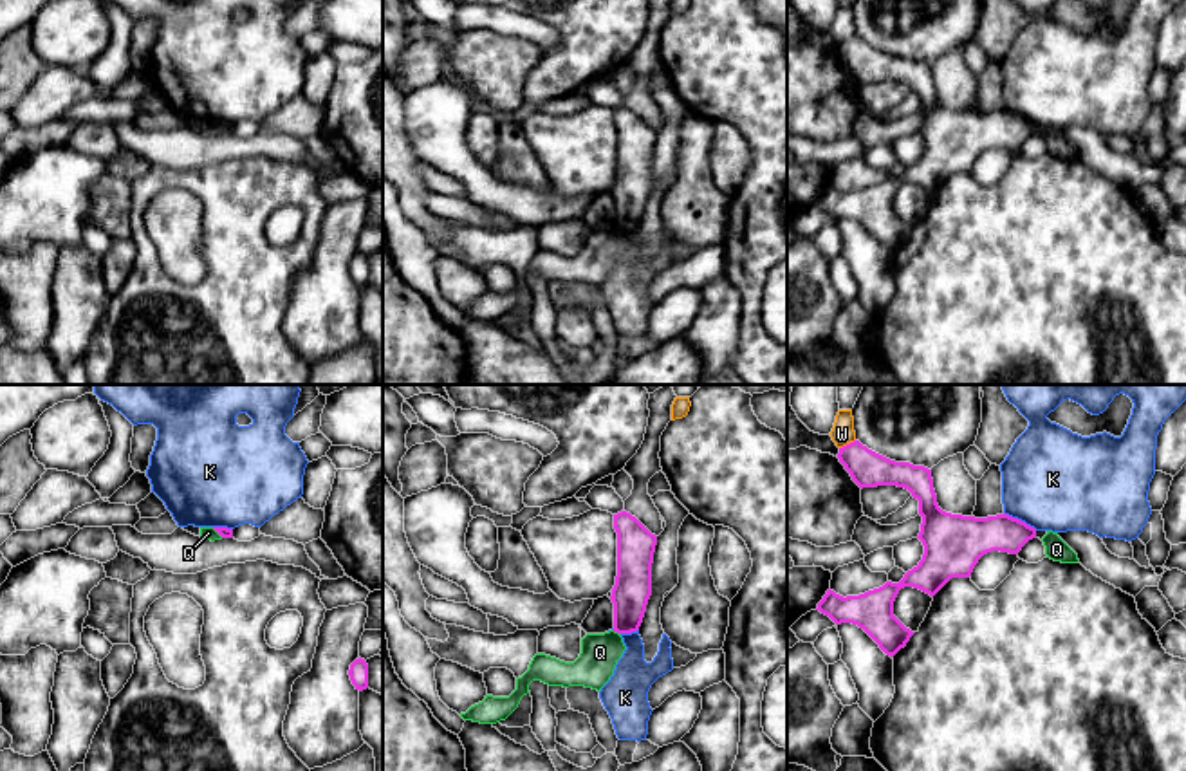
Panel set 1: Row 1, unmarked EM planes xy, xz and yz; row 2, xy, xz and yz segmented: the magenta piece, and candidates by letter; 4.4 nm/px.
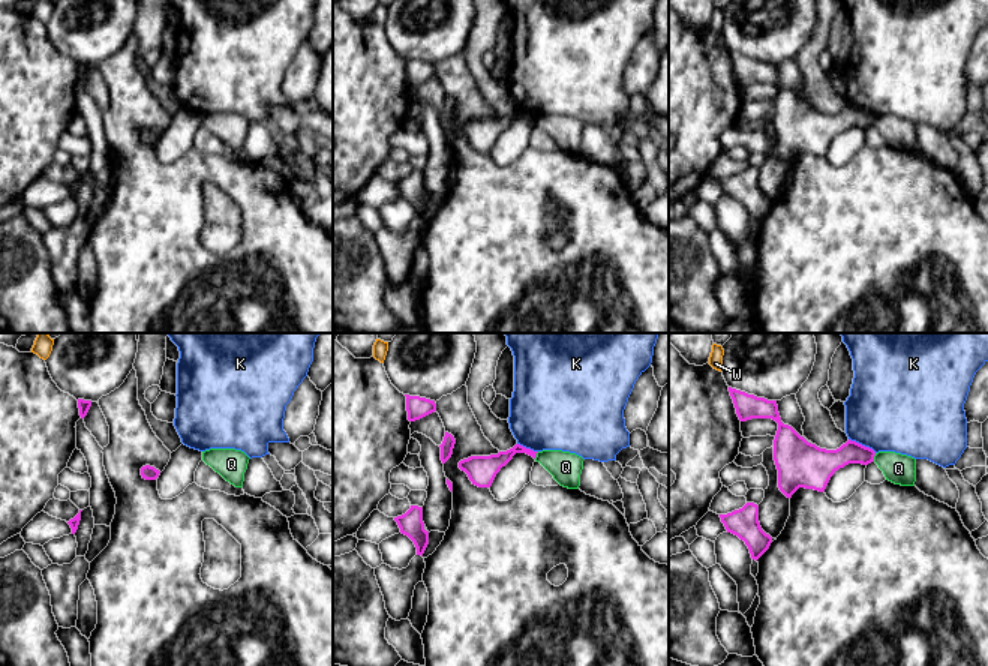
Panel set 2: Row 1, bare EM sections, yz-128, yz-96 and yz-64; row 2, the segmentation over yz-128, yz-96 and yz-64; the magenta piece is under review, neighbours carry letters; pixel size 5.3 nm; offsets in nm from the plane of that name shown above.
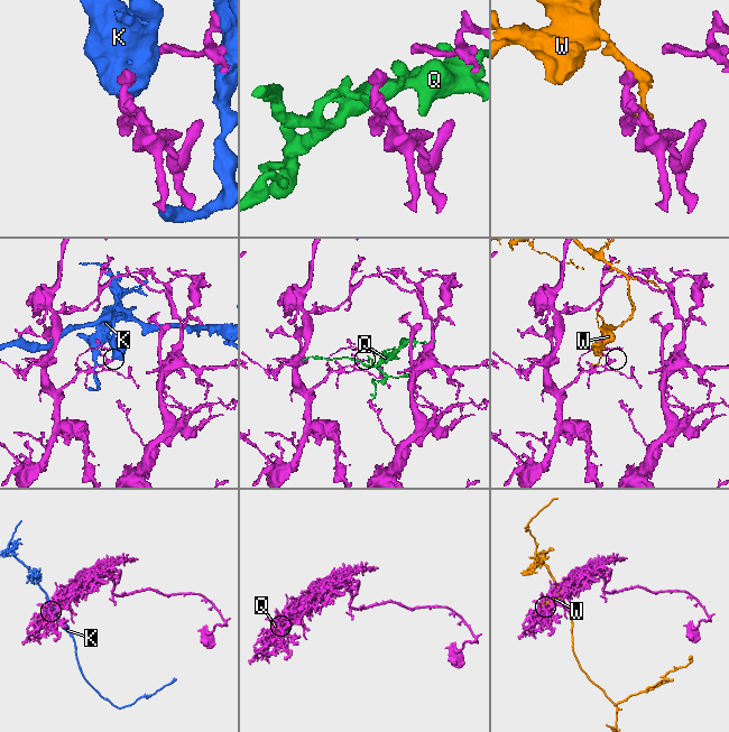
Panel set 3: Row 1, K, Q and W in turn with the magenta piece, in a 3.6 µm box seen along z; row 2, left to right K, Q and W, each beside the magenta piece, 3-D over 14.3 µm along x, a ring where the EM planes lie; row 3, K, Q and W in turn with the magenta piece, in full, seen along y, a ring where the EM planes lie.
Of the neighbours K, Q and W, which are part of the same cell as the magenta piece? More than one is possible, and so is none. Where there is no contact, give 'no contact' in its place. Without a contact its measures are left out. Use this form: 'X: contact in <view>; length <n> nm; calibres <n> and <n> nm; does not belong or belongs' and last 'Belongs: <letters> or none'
K: contact in yz; length 170 nm; calibres 200 and 460 nm; does not belong
Q: contact in xz; length 40 nm; calibres 170 and 180 nm; does not belong
W: contact in yz; length 80 nm; calibres 160 and 100 nm; does not belong
Belongs: none

